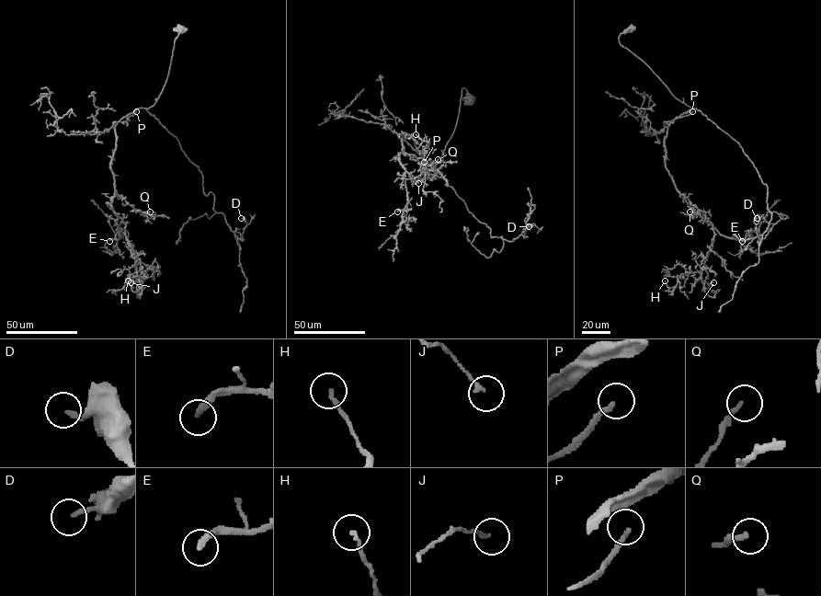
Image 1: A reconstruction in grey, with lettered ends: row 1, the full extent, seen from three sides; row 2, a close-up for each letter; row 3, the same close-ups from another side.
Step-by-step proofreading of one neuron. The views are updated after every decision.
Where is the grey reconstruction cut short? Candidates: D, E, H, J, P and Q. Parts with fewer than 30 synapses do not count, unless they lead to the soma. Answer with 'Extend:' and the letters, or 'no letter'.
Extend: E, P

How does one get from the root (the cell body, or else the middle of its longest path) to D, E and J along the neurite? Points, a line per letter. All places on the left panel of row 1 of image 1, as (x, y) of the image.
D: (180, 28), (166, 82), (145, 108), (199, 167), (237, 240), (241, 218)
E: (180, 28), (157, 99), (115, 126), (111, 210), (119, 238), (109, 241)
J: (180, 28), (157, 99), (115, 126), (111, 210), (125, 225), (134, 259), (137, 275), (126, 283), (131, 282)

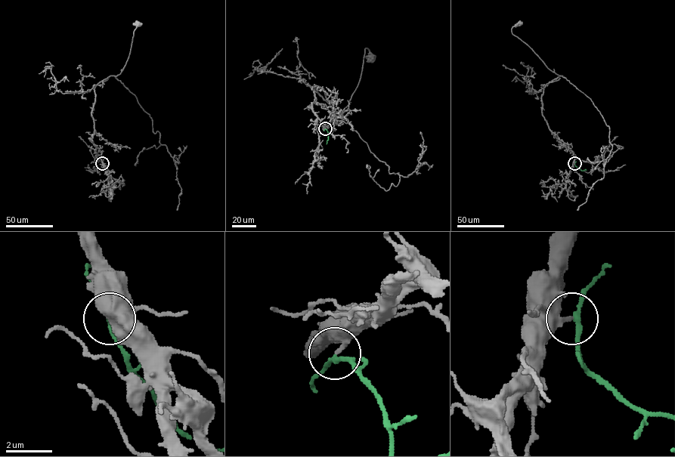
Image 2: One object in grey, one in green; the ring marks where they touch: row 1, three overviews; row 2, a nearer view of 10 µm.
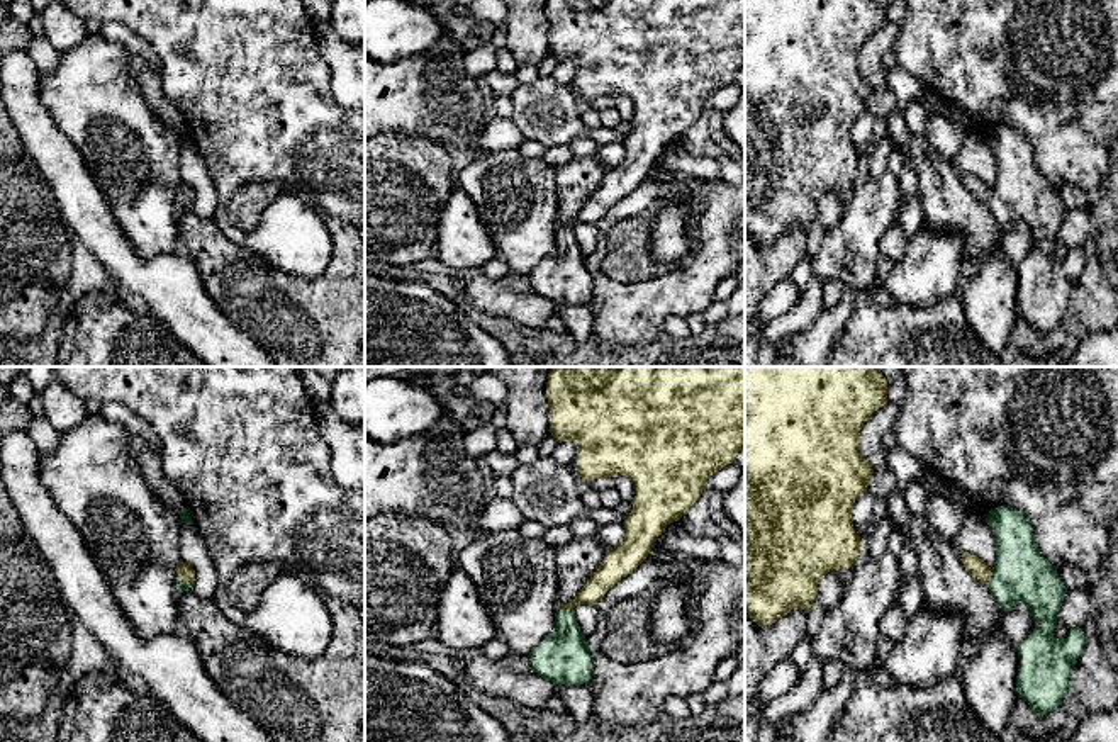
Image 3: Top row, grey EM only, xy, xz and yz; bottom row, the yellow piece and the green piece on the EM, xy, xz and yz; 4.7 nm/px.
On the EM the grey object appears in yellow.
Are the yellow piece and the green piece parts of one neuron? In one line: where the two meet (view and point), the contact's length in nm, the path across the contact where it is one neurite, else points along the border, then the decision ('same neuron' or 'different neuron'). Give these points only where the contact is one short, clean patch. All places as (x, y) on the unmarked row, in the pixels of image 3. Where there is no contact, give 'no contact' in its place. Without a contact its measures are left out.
meets yellow in yz at (989, 197); contact 80 nm long; runs through yz (974, 185), (989, 197), (1017, 197), (1022, 194); same neuron

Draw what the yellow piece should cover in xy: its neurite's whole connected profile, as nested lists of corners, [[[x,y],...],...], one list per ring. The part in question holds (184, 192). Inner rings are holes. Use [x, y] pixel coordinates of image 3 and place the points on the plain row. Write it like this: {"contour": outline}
{"contour": [[[183,180],[176,185],[176,211],[178,214],[192,207],[195,200],[195,190],[188,187]]]}

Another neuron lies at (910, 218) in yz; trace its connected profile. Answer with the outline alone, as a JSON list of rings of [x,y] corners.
[[[920,197],[906,200],[897,216],[897,224],[901,226],[904,236],[913,238],[920,228],[923,228],[923,211]]]

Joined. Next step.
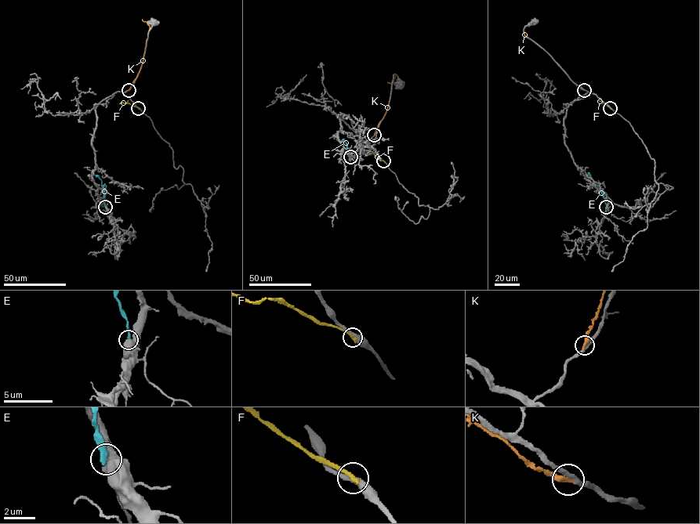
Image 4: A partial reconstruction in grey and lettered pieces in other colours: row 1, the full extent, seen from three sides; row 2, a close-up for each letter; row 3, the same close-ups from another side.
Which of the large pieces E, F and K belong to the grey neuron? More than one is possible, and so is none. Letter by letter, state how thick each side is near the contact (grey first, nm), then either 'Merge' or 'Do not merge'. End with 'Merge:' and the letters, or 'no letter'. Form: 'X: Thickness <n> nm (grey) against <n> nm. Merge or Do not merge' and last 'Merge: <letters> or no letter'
E: Thickness 360 nm (grey) against 280 nm. Do not merge
F: Thickness 400 nm (grey) against 320 nm. Do not merge
K: Thickness 320 nm (grey) against 400 nm. Do not merge
Merge: no letter

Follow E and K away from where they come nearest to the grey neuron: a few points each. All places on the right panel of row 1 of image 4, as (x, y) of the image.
E: (606, 207), (602, 193), (587, 172)
K: (584, 90), (576, 85), (543, 48), (524, 35), (524, 29), (532, 22), (531, 19)

